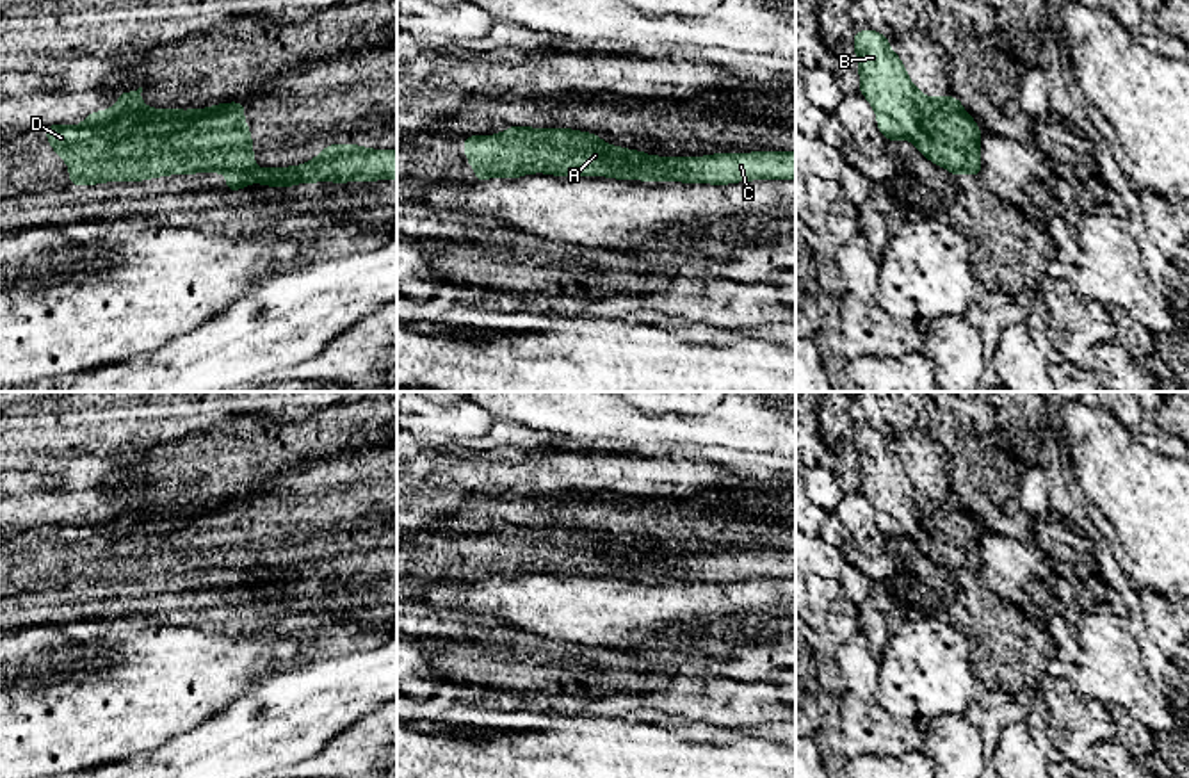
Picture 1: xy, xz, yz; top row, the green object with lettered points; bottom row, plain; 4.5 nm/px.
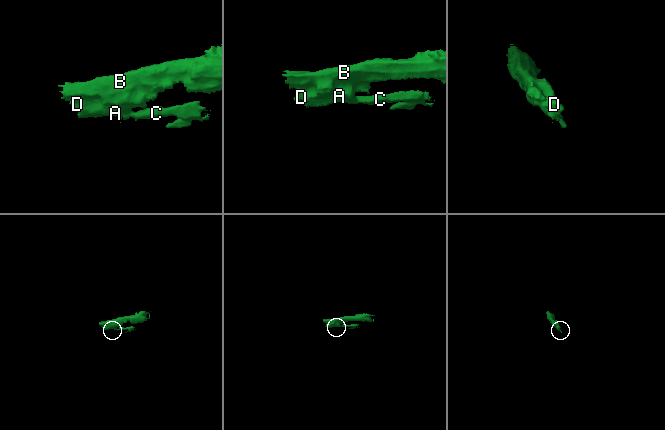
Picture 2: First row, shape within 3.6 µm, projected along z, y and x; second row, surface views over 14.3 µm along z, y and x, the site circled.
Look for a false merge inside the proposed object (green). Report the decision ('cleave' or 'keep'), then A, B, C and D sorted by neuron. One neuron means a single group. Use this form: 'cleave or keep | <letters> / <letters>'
cleave | A B D / C

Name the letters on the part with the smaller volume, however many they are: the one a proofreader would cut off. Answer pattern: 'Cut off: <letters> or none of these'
Cut off: C

